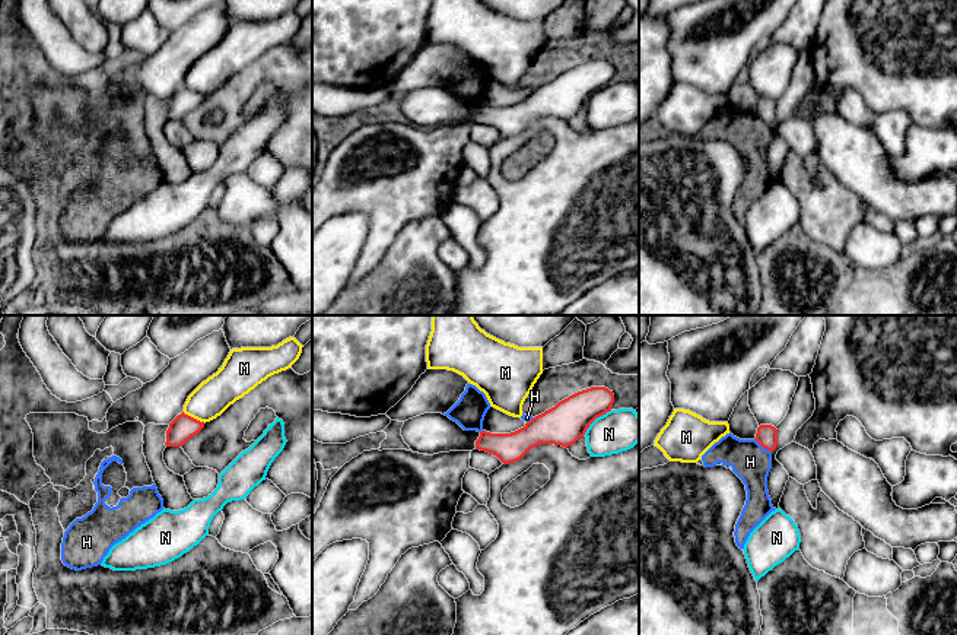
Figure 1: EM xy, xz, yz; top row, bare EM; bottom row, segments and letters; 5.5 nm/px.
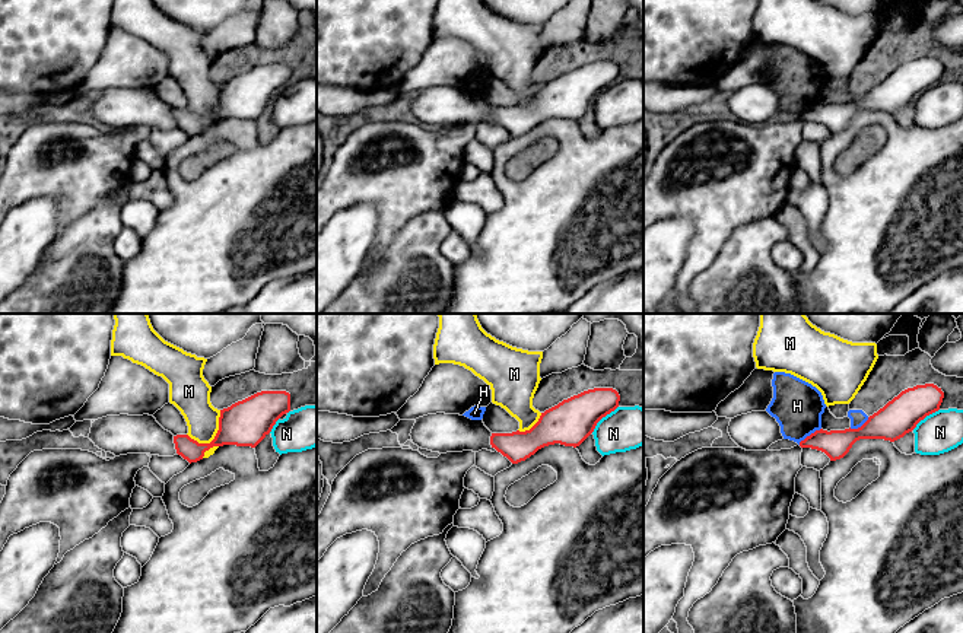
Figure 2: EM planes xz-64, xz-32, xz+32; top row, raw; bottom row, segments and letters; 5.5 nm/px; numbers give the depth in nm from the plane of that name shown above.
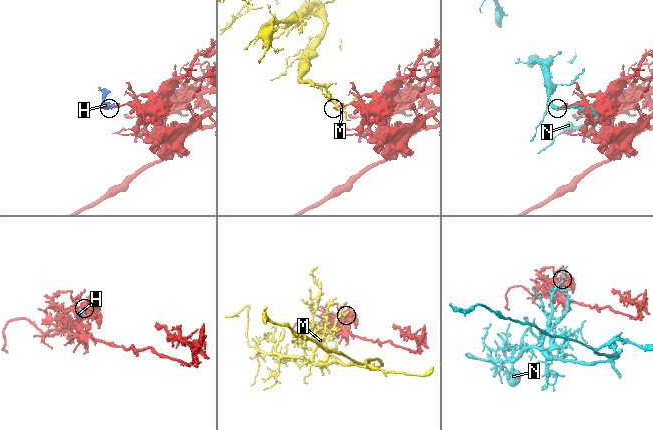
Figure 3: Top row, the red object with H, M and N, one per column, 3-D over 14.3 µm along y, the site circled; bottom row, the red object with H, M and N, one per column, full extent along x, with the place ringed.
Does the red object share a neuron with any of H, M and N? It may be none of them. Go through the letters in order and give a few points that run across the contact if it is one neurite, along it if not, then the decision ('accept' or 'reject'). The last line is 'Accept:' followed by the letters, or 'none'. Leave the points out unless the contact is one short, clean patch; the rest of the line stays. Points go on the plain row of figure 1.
H: reject
M: reject
N: reject
Accept: none

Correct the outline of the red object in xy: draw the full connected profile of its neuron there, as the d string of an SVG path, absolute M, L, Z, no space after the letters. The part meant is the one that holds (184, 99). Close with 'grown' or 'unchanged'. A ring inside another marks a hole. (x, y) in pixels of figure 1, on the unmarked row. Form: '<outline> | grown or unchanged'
M184 85L178 88L166 104L166 120L182 120L191 109L197 108L204 101L200 95Z | unchanged

